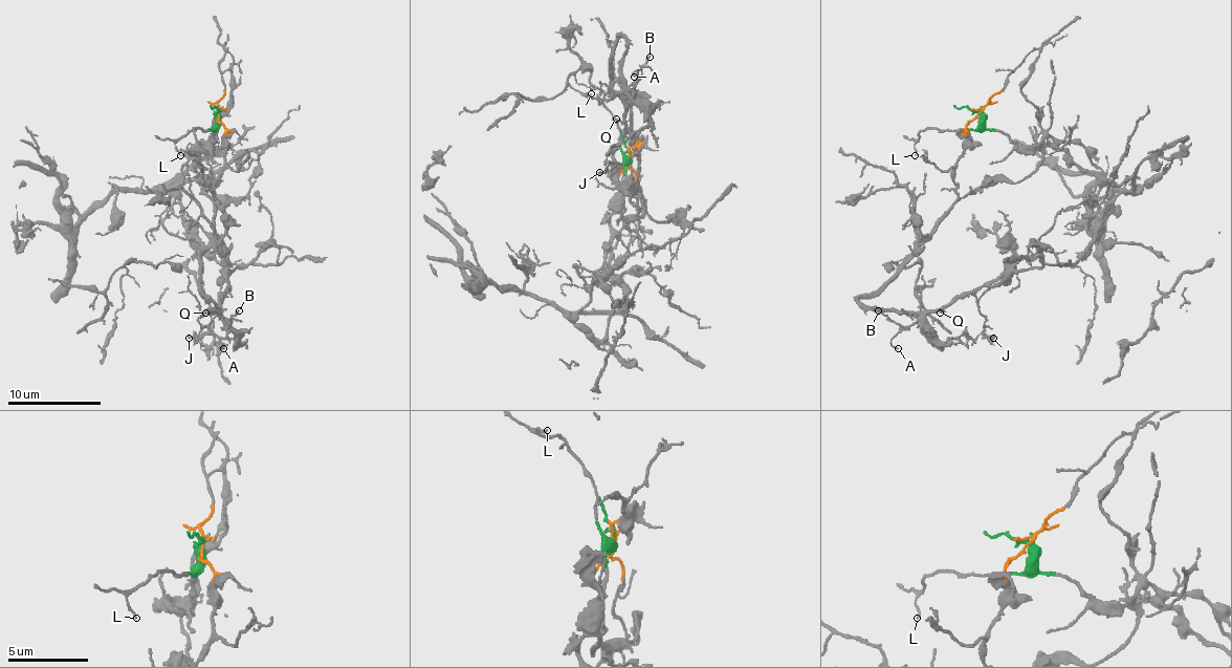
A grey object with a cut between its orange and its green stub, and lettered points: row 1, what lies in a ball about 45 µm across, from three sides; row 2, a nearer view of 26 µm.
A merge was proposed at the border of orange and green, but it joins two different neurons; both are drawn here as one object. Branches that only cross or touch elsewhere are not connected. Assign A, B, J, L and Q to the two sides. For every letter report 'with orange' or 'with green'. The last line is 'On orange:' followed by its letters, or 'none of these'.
A: with orange
B: with orange
J: with orange
L: with green
Q: with orange
On orange: A, B, J, Q

